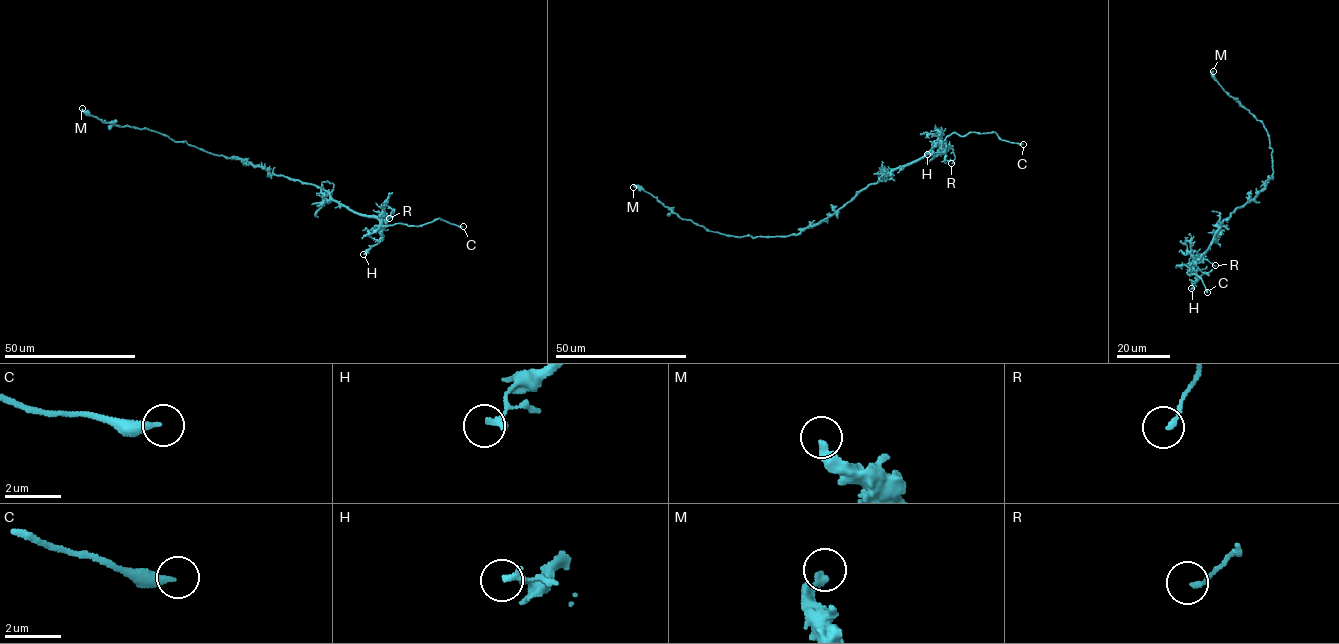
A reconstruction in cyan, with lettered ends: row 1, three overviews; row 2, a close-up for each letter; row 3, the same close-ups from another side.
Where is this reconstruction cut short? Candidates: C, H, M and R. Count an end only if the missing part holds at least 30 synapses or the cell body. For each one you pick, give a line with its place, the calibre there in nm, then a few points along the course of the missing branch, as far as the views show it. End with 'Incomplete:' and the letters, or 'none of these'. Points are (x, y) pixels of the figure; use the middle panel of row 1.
C: at (1023, 144); 300 nm thick; missing branch runs (1023, 144), (1065, 157)
Incomplete: C

